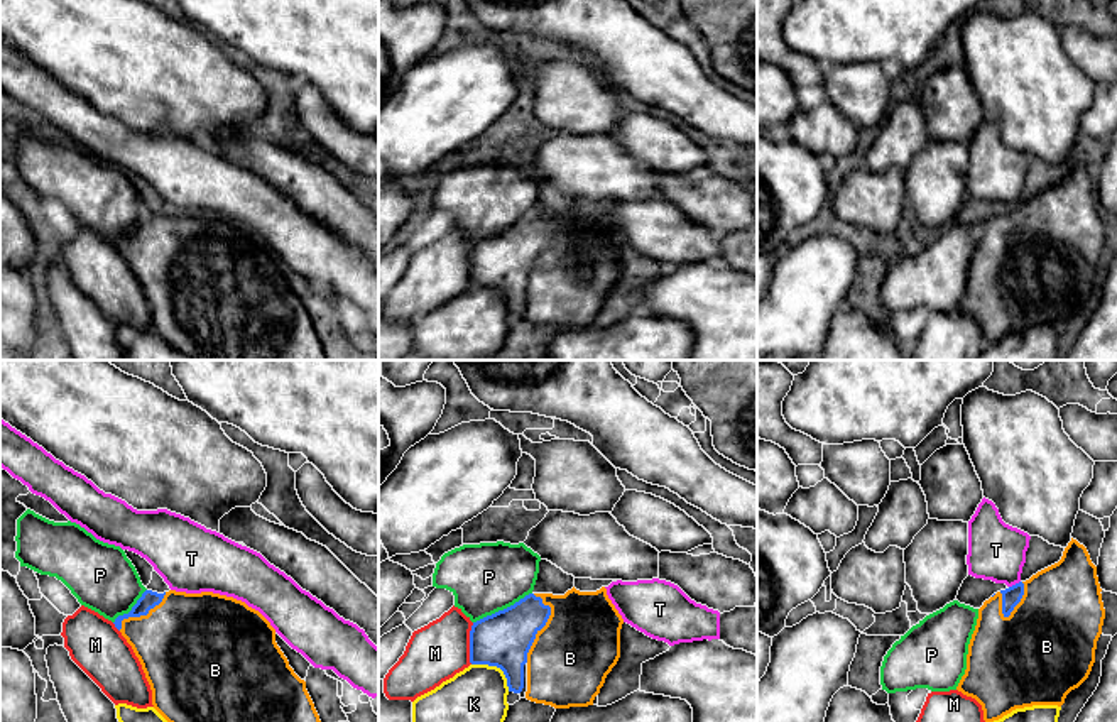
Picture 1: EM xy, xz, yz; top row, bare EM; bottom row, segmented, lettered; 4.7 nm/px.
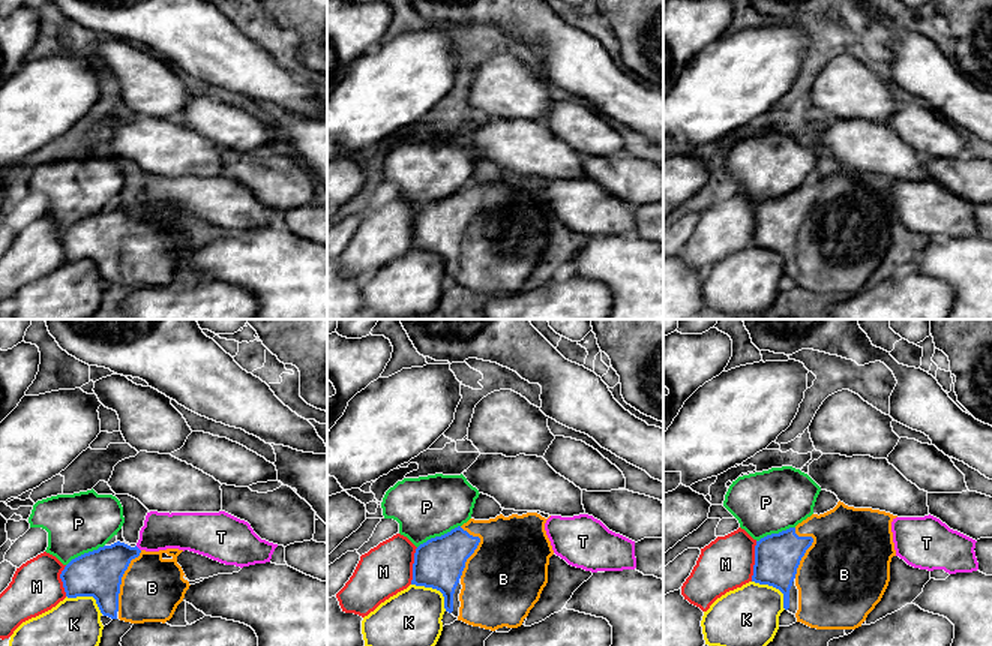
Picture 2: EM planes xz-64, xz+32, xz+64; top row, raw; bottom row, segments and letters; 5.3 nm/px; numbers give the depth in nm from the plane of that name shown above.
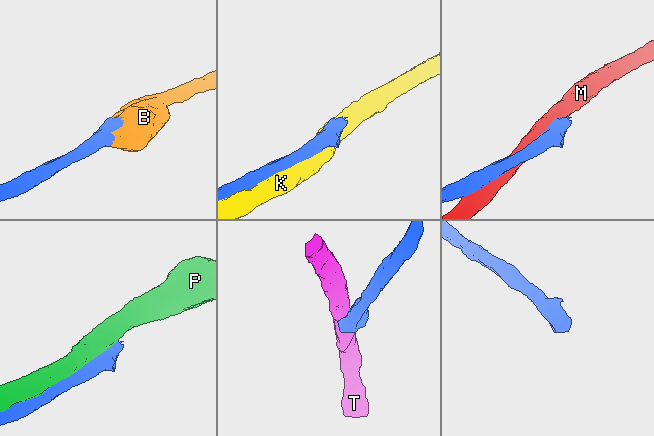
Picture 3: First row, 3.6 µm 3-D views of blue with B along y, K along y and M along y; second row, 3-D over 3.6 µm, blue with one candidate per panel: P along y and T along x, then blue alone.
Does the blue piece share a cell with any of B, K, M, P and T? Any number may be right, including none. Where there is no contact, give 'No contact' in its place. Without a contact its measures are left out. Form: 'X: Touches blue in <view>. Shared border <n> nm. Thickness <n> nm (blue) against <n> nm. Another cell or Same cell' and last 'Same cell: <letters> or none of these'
B: Touches blue in xz. Shared border 340 nm. Thickness 260 nm (blue) against 380 nm. Same cell
K: Touches blue in xz. Shared border 220 nm. Thickness 260 nm (blue) against 340 nm. Another cell
M: Touches blue in xz. Shared border 200 nm. Thickness 260 nm (blue) against 280 nm. Another cell
P: Touches blue in xz. Shared border 320 nm. Thickness 260 nm (blue) against 340 nm. Another cell
T: Touches blue in yz. Shared border 70 nm. Thickness 90 nm (blue) against 280 nm. Another cell
Same cell: B

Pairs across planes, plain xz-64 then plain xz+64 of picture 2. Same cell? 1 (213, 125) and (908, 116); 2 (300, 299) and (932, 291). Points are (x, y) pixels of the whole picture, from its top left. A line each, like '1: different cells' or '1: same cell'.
1: same cell
2: different cells

